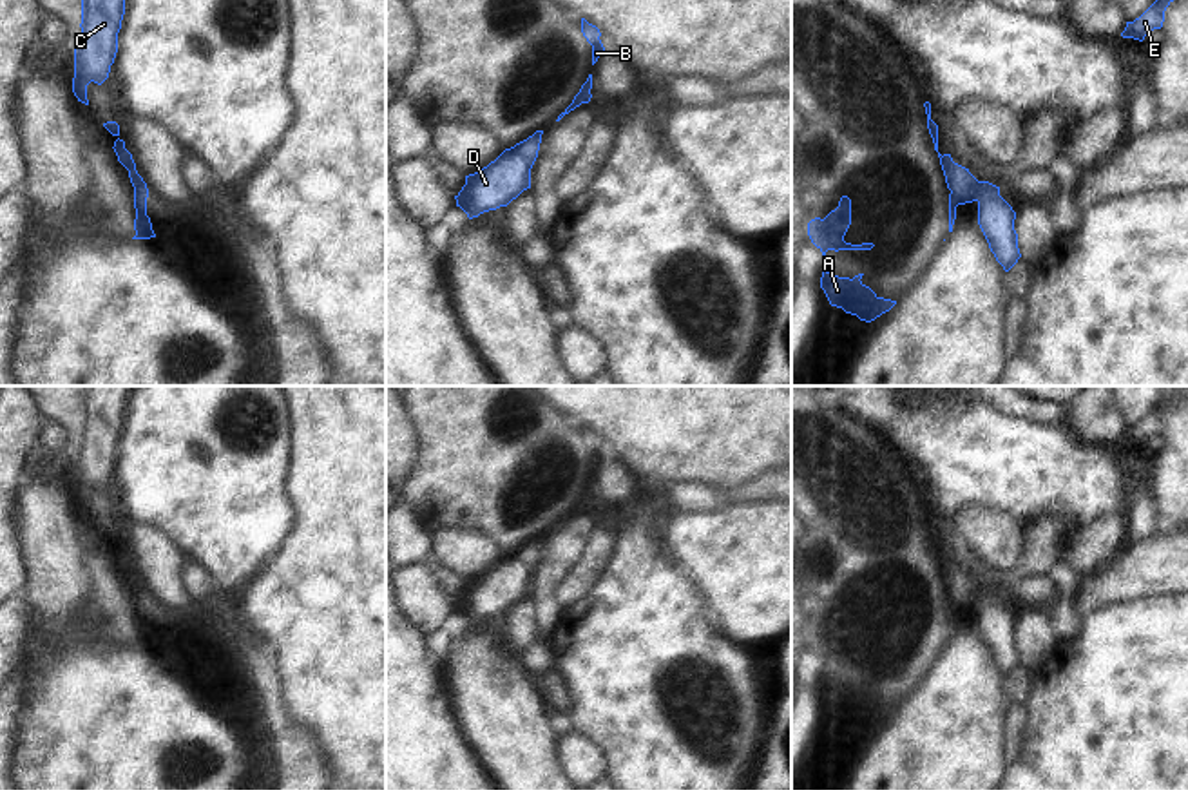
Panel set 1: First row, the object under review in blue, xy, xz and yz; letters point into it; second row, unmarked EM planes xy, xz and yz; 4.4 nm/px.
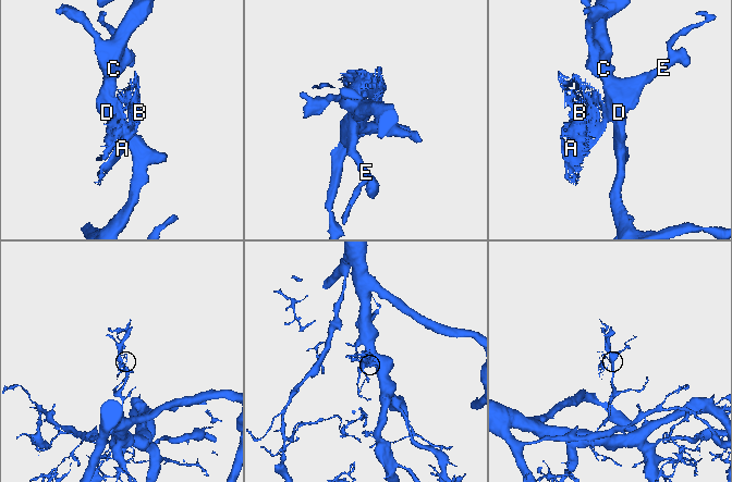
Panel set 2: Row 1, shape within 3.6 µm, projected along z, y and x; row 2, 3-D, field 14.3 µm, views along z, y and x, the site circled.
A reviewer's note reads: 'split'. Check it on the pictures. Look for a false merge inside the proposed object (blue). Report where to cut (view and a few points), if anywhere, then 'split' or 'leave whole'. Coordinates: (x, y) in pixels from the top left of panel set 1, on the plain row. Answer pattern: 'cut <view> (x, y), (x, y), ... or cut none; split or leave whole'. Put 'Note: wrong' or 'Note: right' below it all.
cut yz (942, 562), (946, 580); split
Note: right

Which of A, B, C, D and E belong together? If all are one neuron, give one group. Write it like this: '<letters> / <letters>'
A B / C D E

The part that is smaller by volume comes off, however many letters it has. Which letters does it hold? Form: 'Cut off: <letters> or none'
Cut off: A, B

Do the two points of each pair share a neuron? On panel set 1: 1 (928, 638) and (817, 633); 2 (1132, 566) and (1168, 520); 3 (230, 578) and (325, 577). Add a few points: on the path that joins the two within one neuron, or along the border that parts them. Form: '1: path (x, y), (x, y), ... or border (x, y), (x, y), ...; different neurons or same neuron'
1: path (900, 633), (844, 633); same neuron
2: border (1158, 531), (1168, 535); different neurons
3: border (277, 546), (229, 604); different neurons

